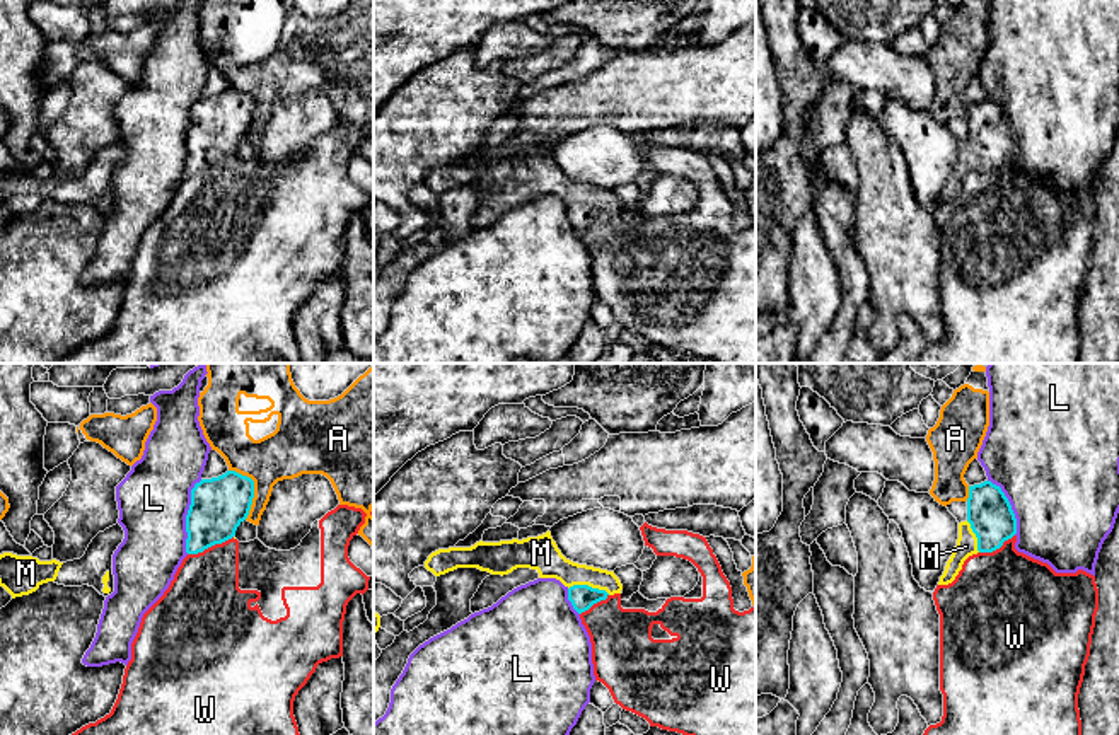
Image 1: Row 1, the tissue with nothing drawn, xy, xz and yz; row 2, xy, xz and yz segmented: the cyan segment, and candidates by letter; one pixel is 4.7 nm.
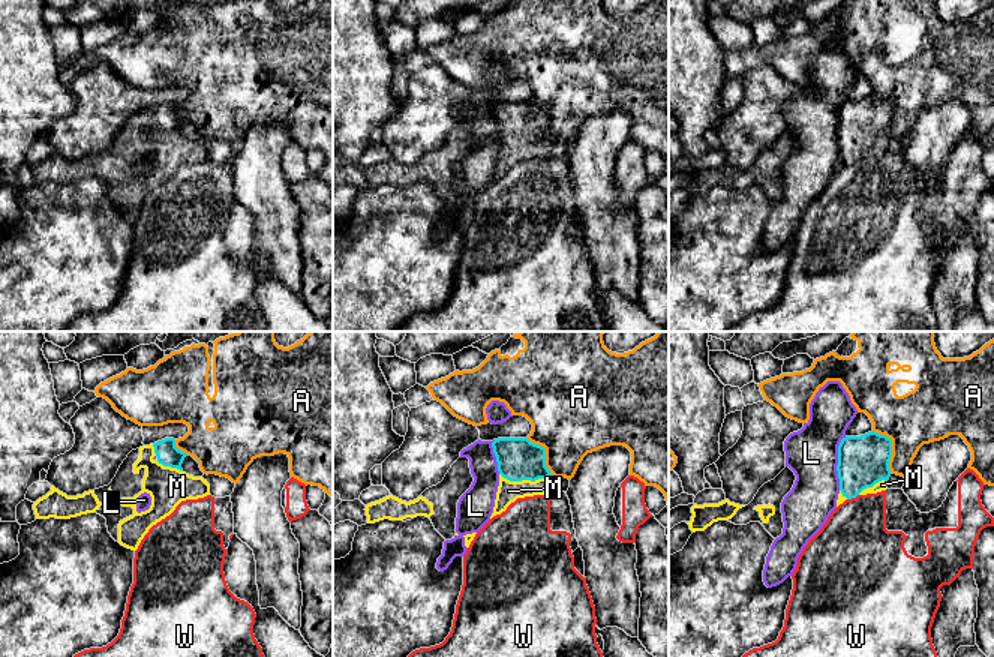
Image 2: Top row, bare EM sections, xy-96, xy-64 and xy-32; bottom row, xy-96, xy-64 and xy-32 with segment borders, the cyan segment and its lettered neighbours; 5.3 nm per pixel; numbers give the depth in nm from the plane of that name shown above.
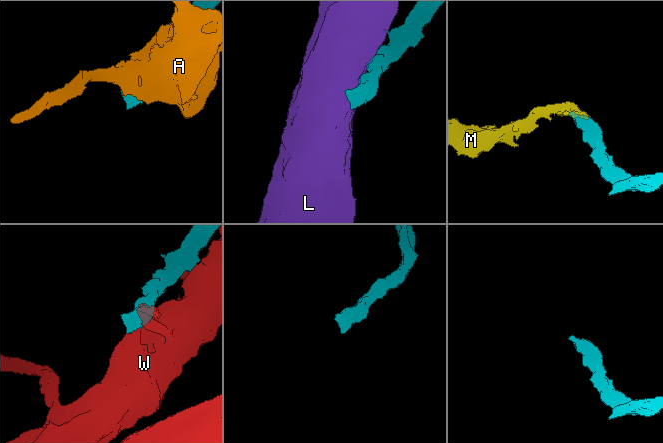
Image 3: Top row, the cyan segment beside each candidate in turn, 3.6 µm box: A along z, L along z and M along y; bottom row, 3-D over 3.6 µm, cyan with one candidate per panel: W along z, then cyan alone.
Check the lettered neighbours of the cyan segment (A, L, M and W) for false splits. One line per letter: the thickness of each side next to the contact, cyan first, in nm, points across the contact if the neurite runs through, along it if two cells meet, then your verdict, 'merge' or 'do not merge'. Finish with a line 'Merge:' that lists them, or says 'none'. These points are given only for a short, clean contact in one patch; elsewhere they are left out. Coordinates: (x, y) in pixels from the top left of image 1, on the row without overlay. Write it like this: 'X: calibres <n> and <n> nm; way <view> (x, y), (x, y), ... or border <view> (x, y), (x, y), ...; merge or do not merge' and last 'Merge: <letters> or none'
A: calibres 260 and 240 nm; do not merge
L: calibres 260 and 340 nm; do not merge
M: calibres 120 and 150 nm; way xz (582, 215), (587, 203), (545, 174); merge
W: calibres 260 and 340 nm; do not merge
Merge: M

